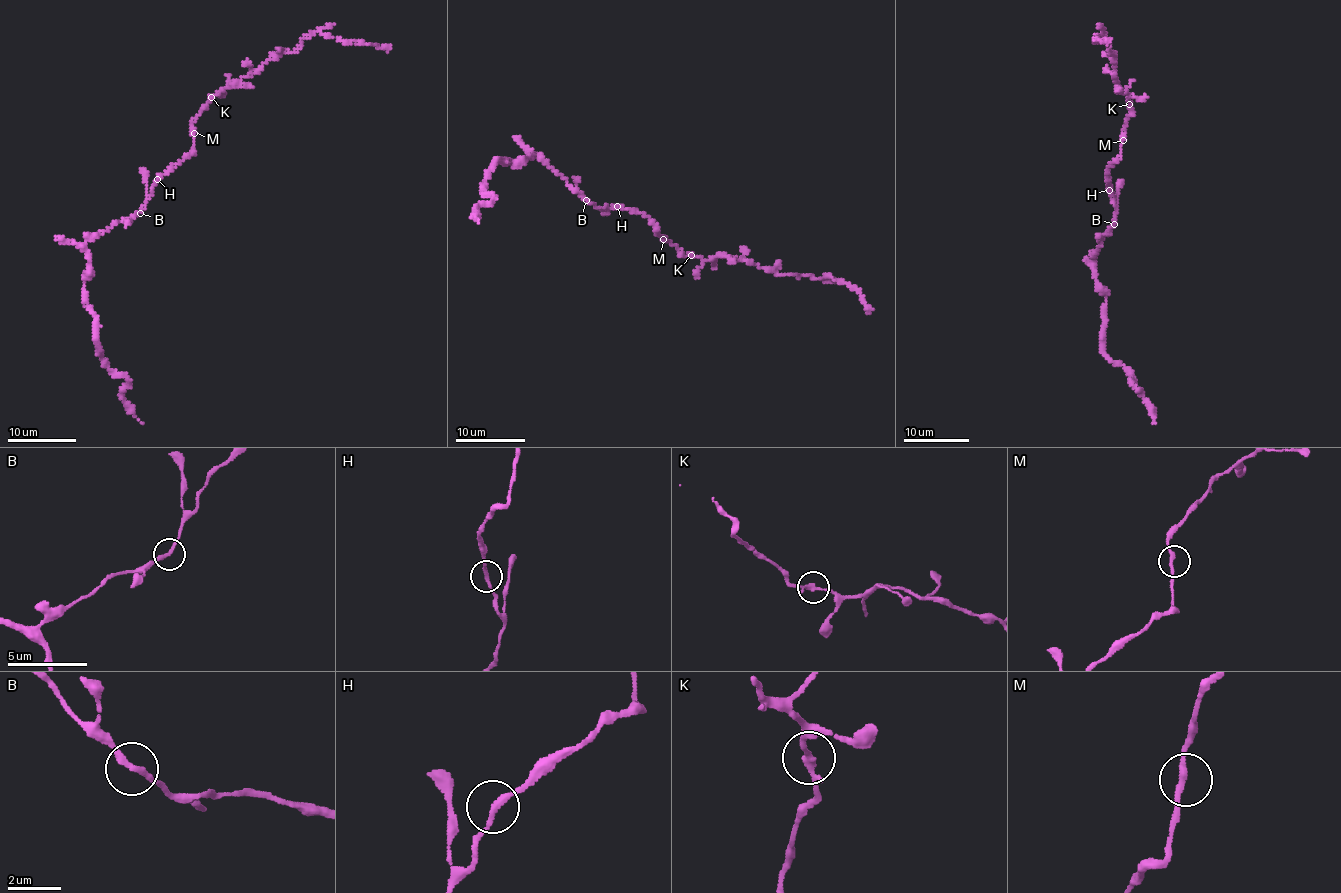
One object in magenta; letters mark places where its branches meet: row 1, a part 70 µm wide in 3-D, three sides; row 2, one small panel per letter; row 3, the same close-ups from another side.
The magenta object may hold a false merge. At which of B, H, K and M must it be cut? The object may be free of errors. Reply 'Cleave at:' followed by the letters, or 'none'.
Cleave at: none

